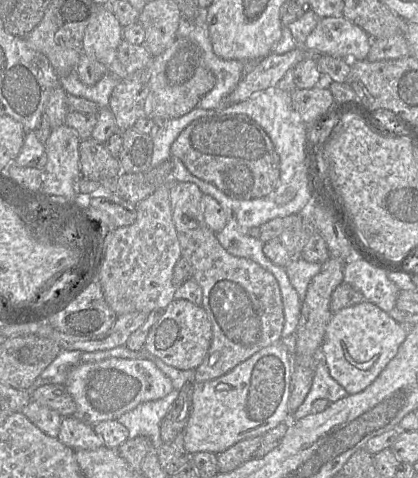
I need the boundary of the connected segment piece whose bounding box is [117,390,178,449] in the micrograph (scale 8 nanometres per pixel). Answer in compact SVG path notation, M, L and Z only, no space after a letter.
M172 390L161 399L139 404L117 420L128 429L129 439L145 436L150 439L153 447L158 449L164 443L160 436L161 421L177 396L178 391Z

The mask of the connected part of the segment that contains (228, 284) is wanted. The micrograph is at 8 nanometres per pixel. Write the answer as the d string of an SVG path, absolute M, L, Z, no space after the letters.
M170 182L172 220L181 257L191 267L191 278L202 288L202 307L212 323L212 342L203 362L194 370L194 382L216 379L259 350L281 341L284 310L276 278L256 262L228 253L205 223L202 195L190 182Z

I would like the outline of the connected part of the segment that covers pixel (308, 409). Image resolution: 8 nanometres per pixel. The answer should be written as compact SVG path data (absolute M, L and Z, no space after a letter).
M320 347L320 356L317 357L317 364L315 369L315 374L309 392L307 393L303 403L298 407L298 409L291 415L291 420L298 420L312 413L312 404L316 399L327 399L330 403L335 402L339 399L347 396L348 393L346 390L338 384L331 376L325 362L325 359L321 352Z

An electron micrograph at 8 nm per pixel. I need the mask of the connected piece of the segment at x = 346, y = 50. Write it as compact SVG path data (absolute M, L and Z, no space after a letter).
M343 16L324 17L319 19L302 47L311 54L365 60L372 40L361 27Z

